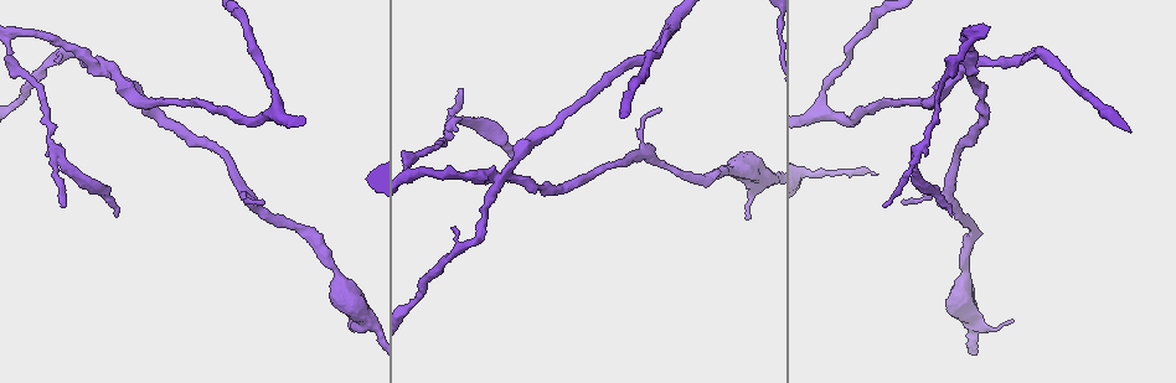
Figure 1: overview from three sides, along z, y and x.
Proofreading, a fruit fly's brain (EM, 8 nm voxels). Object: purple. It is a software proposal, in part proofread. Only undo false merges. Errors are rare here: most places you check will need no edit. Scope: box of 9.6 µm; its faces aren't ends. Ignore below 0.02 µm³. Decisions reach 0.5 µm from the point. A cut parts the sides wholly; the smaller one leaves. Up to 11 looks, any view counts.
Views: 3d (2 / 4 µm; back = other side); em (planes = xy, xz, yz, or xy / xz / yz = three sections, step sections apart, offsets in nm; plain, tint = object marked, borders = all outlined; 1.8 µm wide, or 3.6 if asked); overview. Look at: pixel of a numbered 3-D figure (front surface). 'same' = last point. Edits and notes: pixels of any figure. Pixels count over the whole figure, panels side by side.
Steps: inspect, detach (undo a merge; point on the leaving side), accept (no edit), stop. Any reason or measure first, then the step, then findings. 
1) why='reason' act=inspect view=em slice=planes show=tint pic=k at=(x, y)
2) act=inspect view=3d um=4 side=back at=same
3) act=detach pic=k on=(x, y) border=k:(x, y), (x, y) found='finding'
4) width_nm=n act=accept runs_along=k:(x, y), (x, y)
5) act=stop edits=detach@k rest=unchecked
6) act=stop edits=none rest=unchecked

why='sudden change in width' act=inspect view=em um=3.6 slice=planes show=tint pic=1 at=(758, 176)

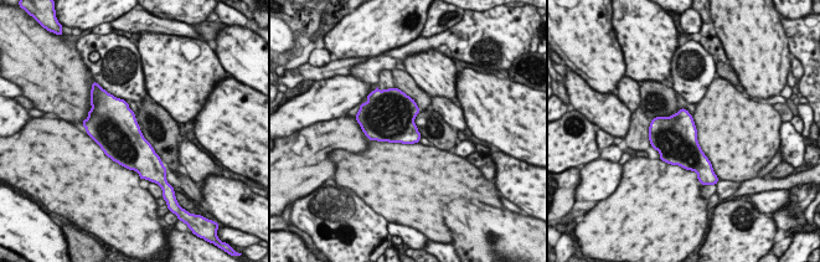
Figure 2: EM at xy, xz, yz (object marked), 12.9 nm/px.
act=accept found='all the same neuron'

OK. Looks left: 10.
act=inspect view=3d um=2 pic=1 at=(650, 154)

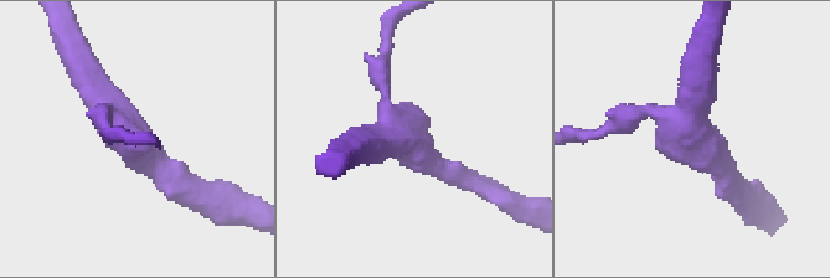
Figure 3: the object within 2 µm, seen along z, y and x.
act=inspect view=em slice=planes show=tint pic=3 at=(694, 134)

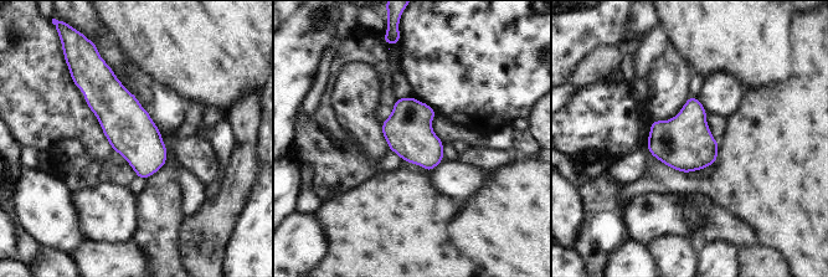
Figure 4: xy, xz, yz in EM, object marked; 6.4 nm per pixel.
act=accept found='all the same neuron'

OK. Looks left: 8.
why='sharp bend' act=inspect view=em um=3.6 slice=yz step=16 show=tint pic=1 at=(673, 31)

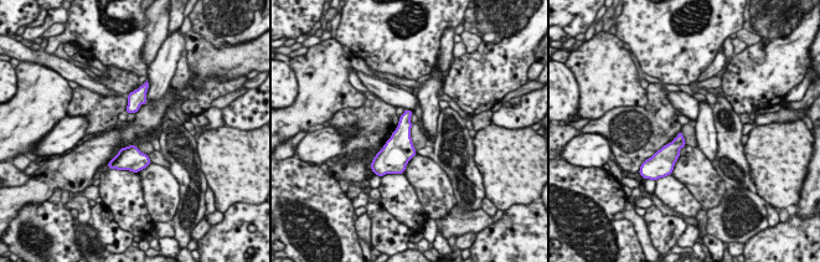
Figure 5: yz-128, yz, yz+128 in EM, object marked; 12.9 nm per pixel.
why='cut it another way' act=inspect view=em um=3.6 slice=planes show=borders at=same

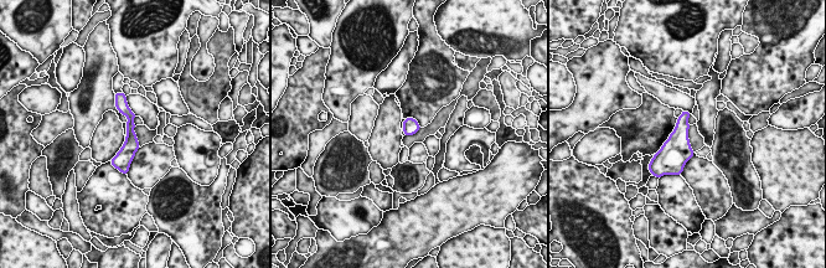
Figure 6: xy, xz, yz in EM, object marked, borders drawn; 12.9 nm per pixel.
act=accept runs_along=6:(120, 101), (130, 116), (124, 169) found='continuous, no second neuron'

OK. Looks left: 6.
why='abrupt turn' act=inspect view=3d um=2 side=back pic=1 at=(12, 33)

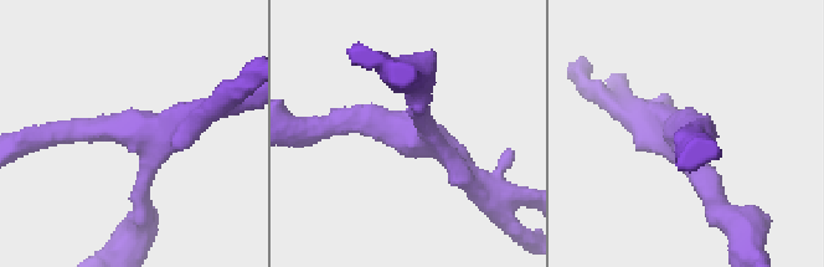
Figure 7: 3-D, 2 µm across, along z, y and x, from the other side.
act=inspect view=em slice=planes show=tint pic=7 at=(131, 129)

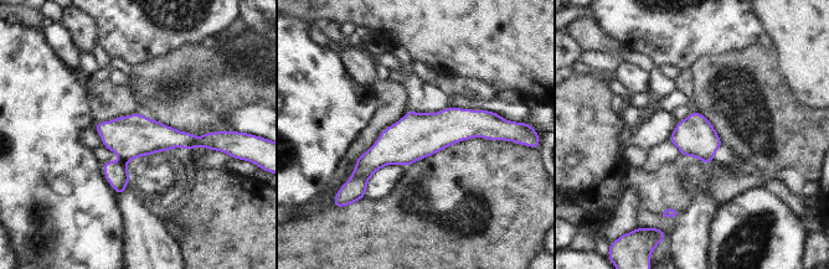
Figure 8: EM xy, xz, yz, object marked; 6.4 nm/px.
width_nm=260 act=accept runs_along=8:(490, 130), (416, 135), (354, 176) found='continuous, no second neuron'

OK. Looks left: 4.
act=stop edits=none rest=unchecked

